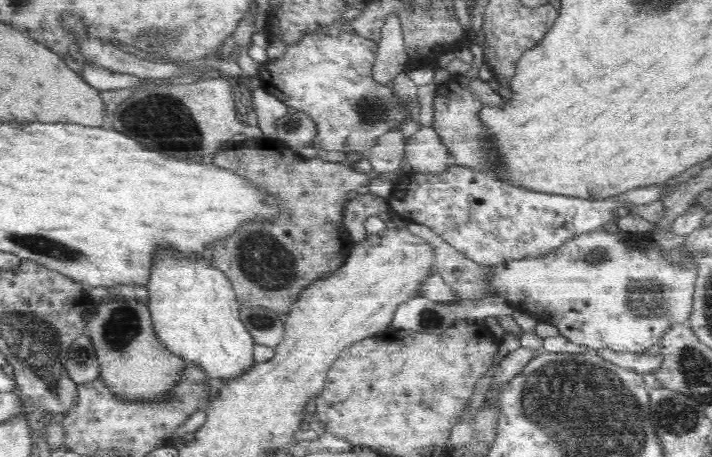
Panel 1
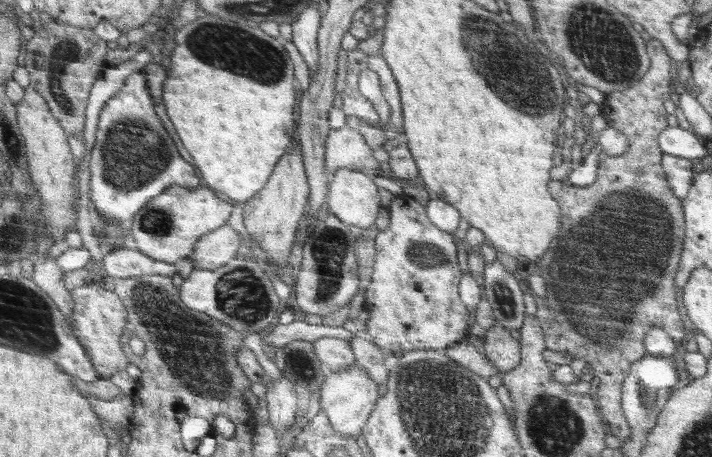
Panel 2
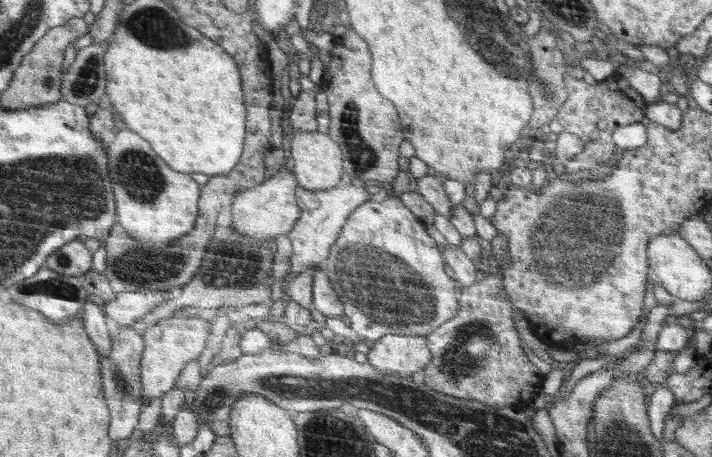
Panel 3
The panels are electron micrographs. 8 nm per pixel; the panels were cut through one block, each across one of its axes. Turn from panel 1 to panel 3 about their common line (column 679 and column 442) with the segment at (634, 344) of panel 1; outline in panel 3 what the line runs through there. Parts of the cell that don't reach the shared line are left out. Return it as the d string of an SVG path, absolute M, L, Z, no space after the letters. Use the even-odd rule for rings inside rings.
M390 196L381 202L368 200L349 214L322 268L343 305L348 326L362 341L376 343L388 335L427 337L459 314L456 281L446 274L438 245L426 234L426 226L398 197Z

